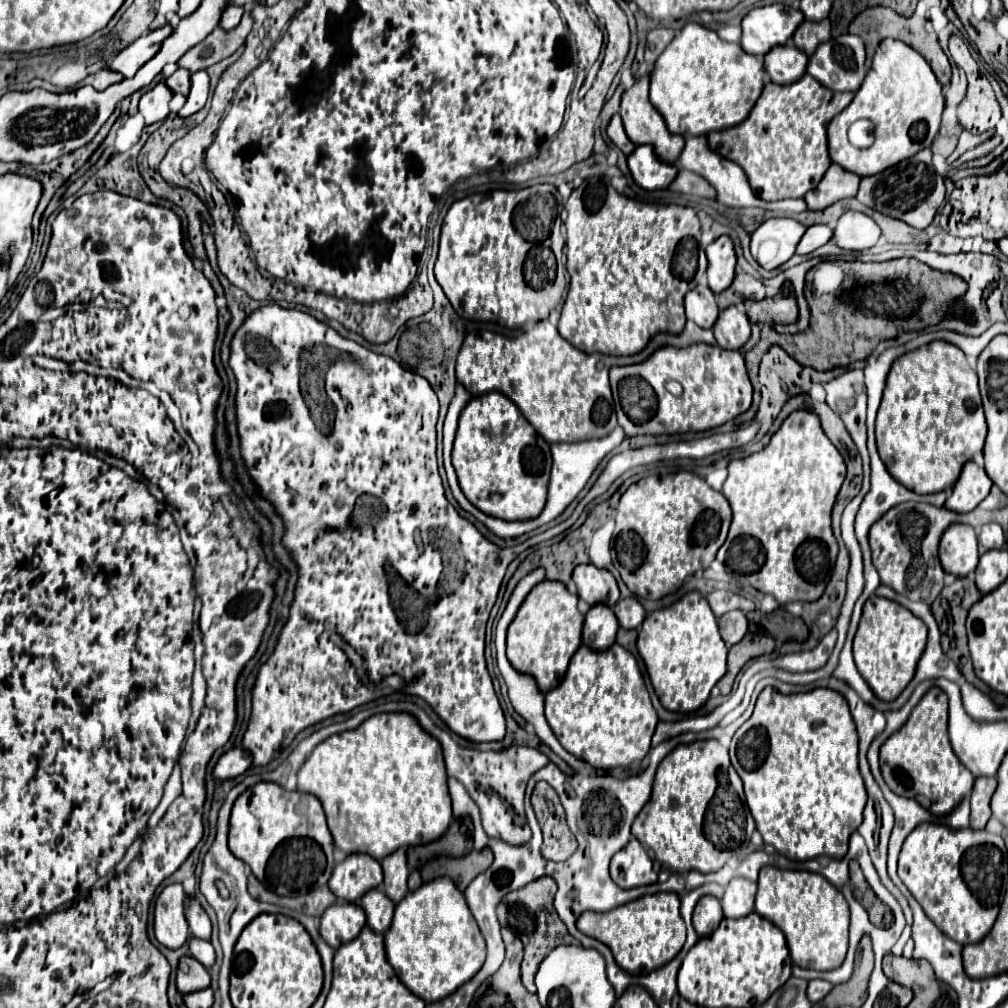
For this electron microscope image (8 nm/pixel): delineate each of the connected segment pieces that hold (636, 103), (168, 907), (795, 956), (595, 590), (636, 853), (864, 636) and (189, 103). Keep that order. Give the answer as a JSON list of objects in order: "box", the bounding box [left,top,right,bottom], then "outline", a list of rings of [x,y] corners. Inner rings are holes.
[{"box":[620,74,684,164],"outline":[[[644,74],[642,78],[638,78],[634,82],[632,88],[624,90],[622,100],[620,100],[620,116],[624,120],[624,130],[626,130],[628,138],[634,144],[652,144],[654,150],[658,152],[658,156],[664,162],[670,162],[672,164],[672,162],[678,160],[678,152],[682,152],[682,148],[684,148],[684,138],[678,136],[678,134],[670,134],[670,130],[666,130],[666,122],[656,112],[656,108],[650,104],[648,84],[650,84],[650,74]]]},{"box":[154,884,188,948],"outline":[[[170,884],[162,890],[154,910],[154,934],[166,948],[180,948],[188,940],[188,924],[184,916],[186,892],[182,884]]]},{"box":[754,866,850,970],"outline":[[[764,866],[758,878],[754,910],[784,932],[792,962],[796,966],[834,970],[846,958],[850,922],[848,902],[824,876],[808,870],[780,870],[774,866]]]},{"box":[572,564,620,606],"outline":[[[580,564],[578,568],[574,568],[572,580],[576,582],[578,598],[588,602],[590,606],[600,602],[606,606],[614,606],[620,598],[618,582],[606,568],[598,568],[594,564]]]},{"box":[610,838,658,888],"outline":[[[630,838],[630,842],[614,854],[610,862],[610,874],[620,888],[646,886],[658,880],[648,852],[636,838]]]},{"box":[854,596,926,702],"outline":[[[880,596],[866,600],[862,620],[854,636],[854,662],[862,678],[880,700],[890,702],[908,686],[914,676],[916,662],[926,646],[926,634],[926,624],[898,602]]]},{"box":[178,70,210,118],"outline":[[[198,70],[192,74],[192,90],[188,94],[188,100],[184,104],[184,108],[178,112],[178,116],[188,118],[192,114],[196,114],[198,110],[204,108],[206,100],[210,94],[210,76],[206,70]]]}]

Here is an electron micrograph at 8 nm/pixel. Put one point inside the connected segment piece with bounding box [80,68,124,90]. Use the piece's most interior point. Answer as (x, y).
(103, 78)

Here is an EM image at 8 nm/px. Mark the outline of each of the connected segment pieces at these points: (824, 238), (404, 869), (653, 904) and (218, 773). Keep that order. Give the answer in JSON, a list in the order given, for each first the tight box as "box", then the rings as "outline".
[{"box":[796,224,834,254],"outline":[[[826,224],[810,226],[810,228],[806,230],[806,234],[802,236],[802,240],[800,240],[798,248],[796,248],[796,254],[810,254],[810,252],[814,252],[816,248],[828,244],[828,242],[832,240],[832,236],[834,236],[834,230],[832,230],[830,226],[826,226]]]},{"box":[382,848,408,902],"outline":[[[398,848],[394,854],[382,860],[384,868],[384,892],[390,900],[400,902],[408,892],[408,862],[406,862],[406,848]]]},{"box":[576,892,686,974],"outline":[[[674,892],[642,896],[604,914],[584,912],[576,926],[584,934],[604,942],[614,952],[618,966],[630,974],[648,974],[668,964],[682,950],[686,940],[686,926],[680,916],[680,896]]]},{"box":[214,746,252,780],"outline":[[[238,746],[238,748],[232,748],[226,754],[222,754],[222,758],[218,760],[218,764],[214,768],[214,776],[218,780],[236,778],[236,776],[244,774],[250,766],[252,766],[252,754]]]}]

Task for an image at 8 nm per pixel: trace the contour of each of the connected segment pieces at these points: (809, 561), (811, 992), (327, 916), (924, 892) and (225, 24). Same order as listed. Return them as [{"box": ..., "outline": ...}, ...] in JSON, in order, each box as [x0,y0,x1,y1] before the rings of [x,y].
[{"box":[722,410,844,606],"outline":[[[808,410],[792,412],[772,436],[768,446],[764,446],[764,450],[728,464],[728,478],[722,490],[732,508],[726,566],[756,590],[772,594],[782,606],[794,600],[818,600],[830,580],[830,572],[838,554],[838,544],[830,528],[830,514],[844,478],[844,458],[824,434],[820,418]]]},{"box":[808,980,834,1002],"outline":[[[810,980],[810,984],[808,984],[808,998],[812,1002],[820,1002],[826,994],[830,994],[832,988],[834,988],[834,984],[830,984],[826,980]]]},{"box":[320,902,366,948],"outline":[[[336,902],[324,910],[320,922],[320,934],[332,948],[338,948],[354,940],[366,924],[366,914],[360,904]]]},{"box":[898,824,1006,944],"outline":[[[918,824],[906,838],[898,876],[926,910],[926,916],[960,944],[980,942],[994,926],[1000,910],[1002,870],[1006,844],[1000,834],[972,828],[946,828],[942,824]]]},{"box":[220,8,244,30],"outline":[[[226,8],[220,18],[220,28],[224,28],[224,30],[236,28],[242,18],[242,12],[244,12],[244,8]]]}]

